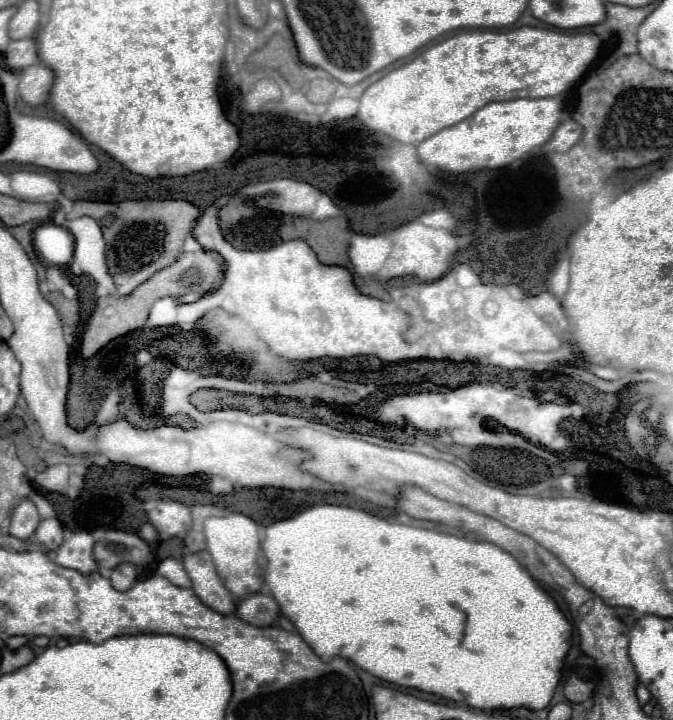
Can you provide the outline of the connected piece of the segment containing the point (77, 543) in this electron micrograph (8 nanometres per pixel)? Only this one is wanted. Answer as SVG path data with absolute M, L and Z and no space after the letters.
M69 532L63 544L51 554L51 558L63 568L73 568L83 576L89 576L97 570L97 562L93 560L93 544L95 538L89 532Z

